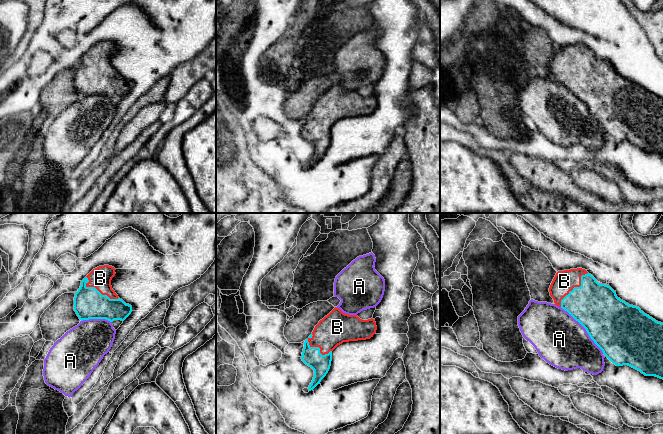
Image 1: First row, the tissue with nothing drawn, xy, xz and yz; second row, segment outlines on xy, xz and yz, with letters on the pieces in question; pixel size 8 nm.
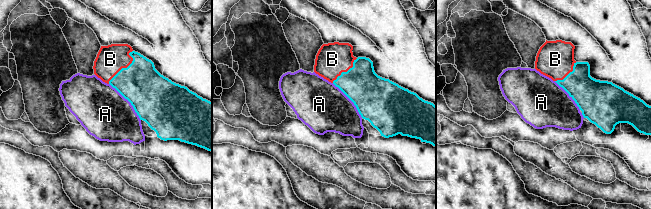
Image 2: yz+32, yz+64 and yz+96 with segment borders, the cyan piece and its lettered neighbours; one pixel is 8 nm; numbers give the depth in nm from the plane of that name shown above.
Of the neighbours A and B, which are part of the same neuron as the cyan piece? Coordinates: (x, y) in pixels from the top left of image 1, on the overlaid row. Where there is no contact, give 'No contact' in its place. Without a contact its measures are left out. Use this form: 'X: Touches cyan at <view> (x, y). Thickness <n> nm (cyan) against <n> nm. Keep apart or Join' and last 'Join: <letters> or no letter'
A: Touches cyan at yz (585, 328). Thickness 420 nm (cyan) against 400 nm. Keep apart
B: Touches cyan at yz (575, 287). Thickness 380 nm (cyan) against 180 nm. Join
Join: B

